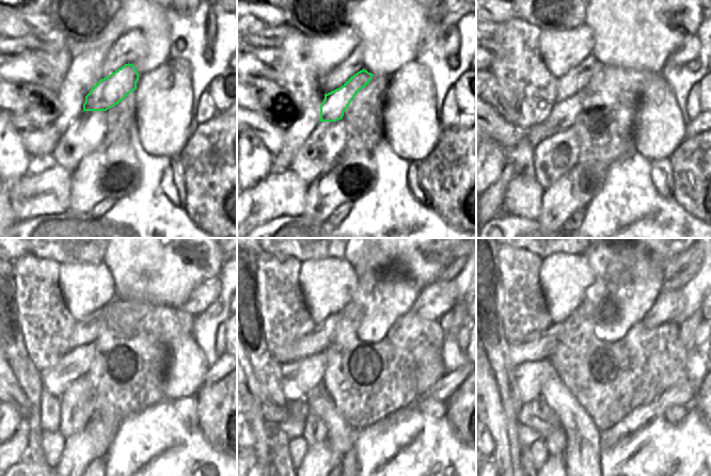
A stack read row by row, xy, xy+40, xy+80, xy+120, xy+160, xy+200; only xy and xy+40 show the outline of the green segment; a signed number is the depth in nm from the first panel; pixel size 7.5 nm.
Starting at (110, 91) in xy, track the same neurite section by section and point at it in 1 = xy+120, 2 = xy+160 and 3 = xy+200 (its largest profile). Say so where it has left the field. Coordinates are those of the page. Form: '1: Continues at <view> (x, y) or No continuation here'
1: Continues at xy+120 (76, 363)
2: Continues at xy+160 (312, 367)
3: Continues at xy+200 (546, 368).

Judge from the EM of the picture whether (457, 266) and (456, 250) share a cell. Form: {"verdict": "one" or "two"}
{"verdict": "one"}

